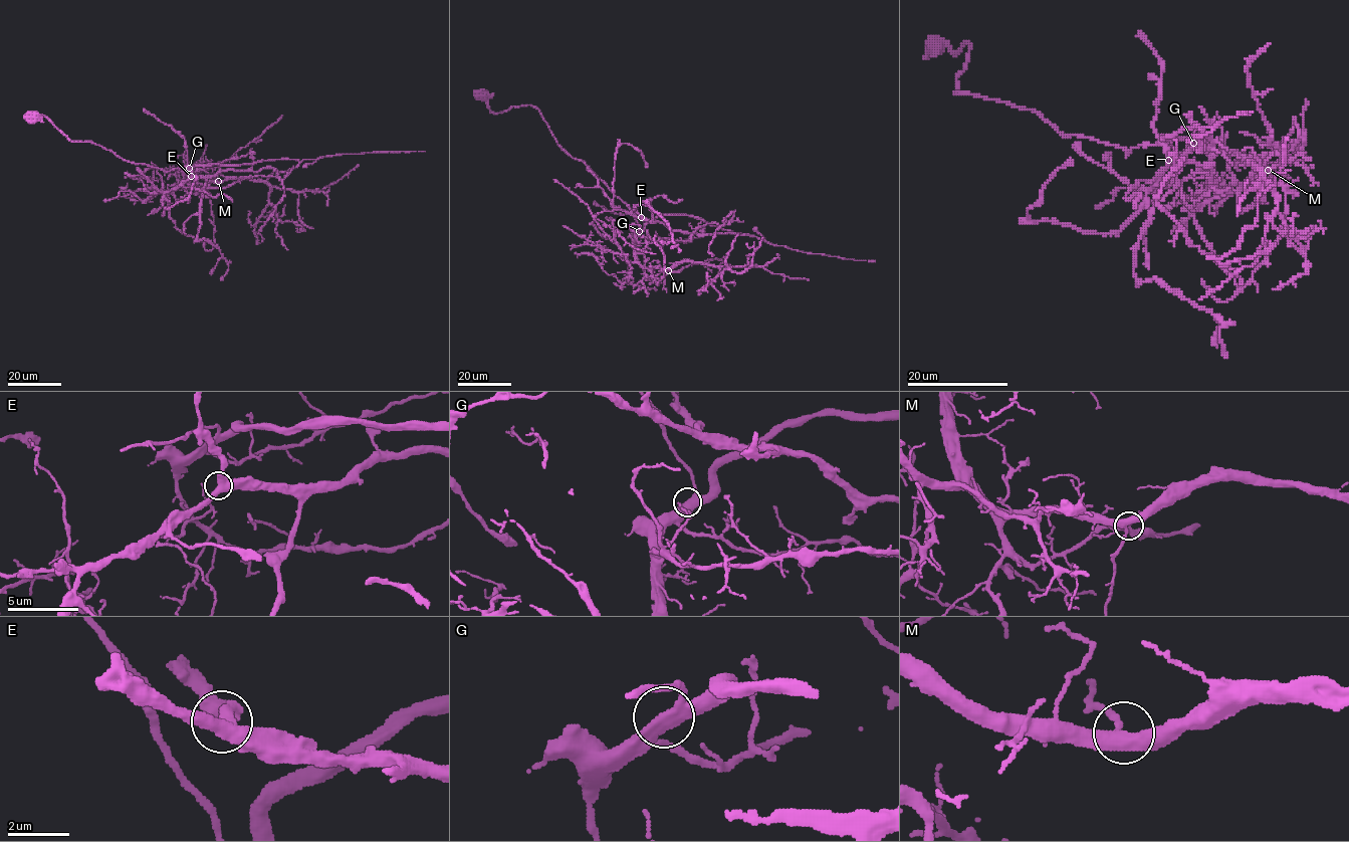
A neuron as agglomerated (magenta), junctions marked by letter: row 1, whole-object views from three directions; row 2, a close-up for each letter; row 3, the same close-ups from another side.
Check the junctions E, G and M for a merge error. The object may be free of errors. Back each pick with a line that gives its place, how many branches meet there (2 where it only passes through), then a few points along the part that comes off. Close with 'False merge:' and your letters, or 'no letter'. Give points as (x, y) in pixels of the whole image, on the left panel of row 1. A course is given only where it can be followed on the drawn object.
False merge: no letter

